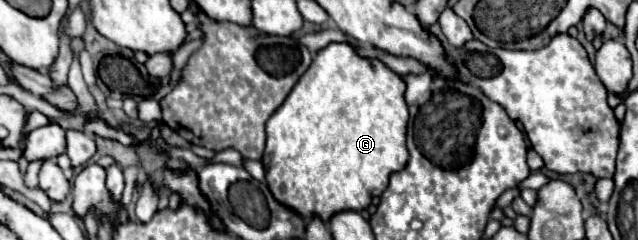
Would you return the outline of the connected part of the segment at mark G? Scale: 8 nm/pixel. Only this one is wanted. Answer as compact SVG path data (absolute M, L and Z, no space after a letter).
M332 43L318 51L308 71L266 123L262 165L266 169L266 183L272 195L276 195L284 207L292 207L298 215L306 219L320 215L324 223L328 223L334 213L366 209L372 197L382 195L384 187L388 187L390 175L408 163L408 107L404 91L406 85L400 75L380 61L356 55L356 51L346 43Z

